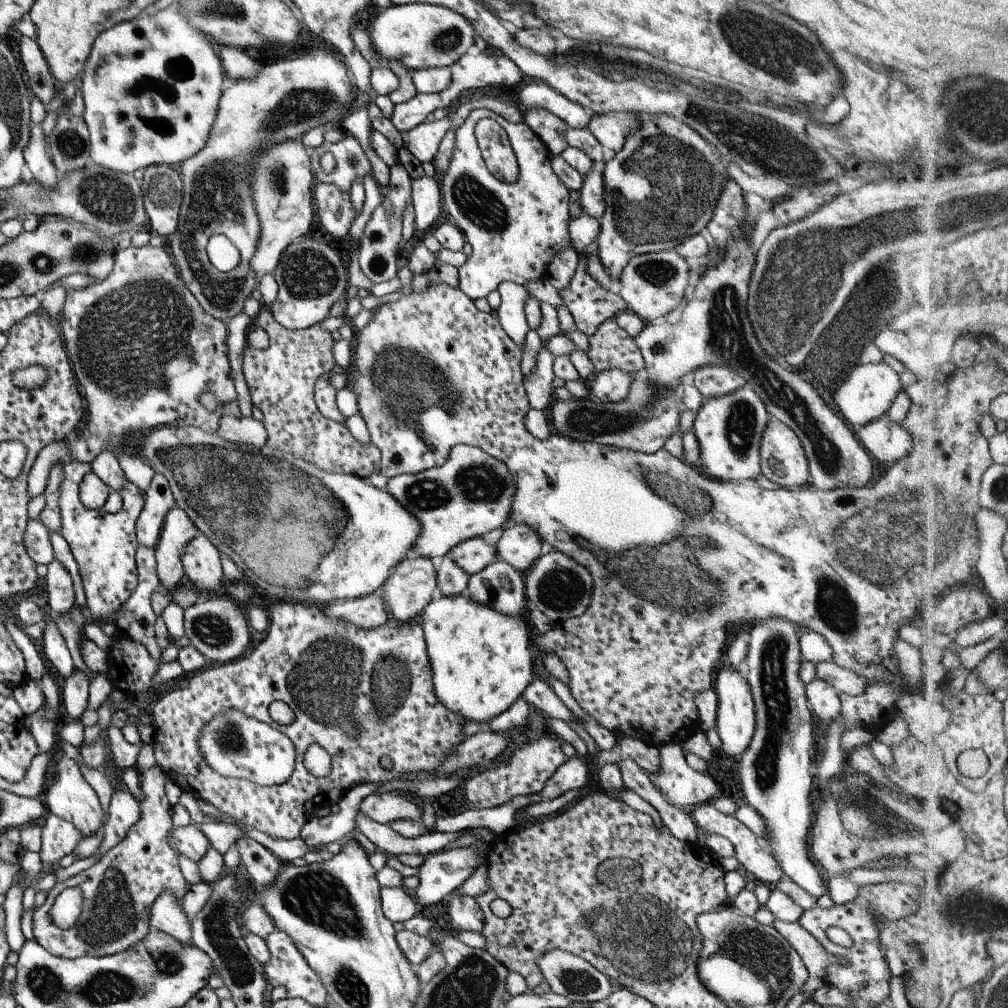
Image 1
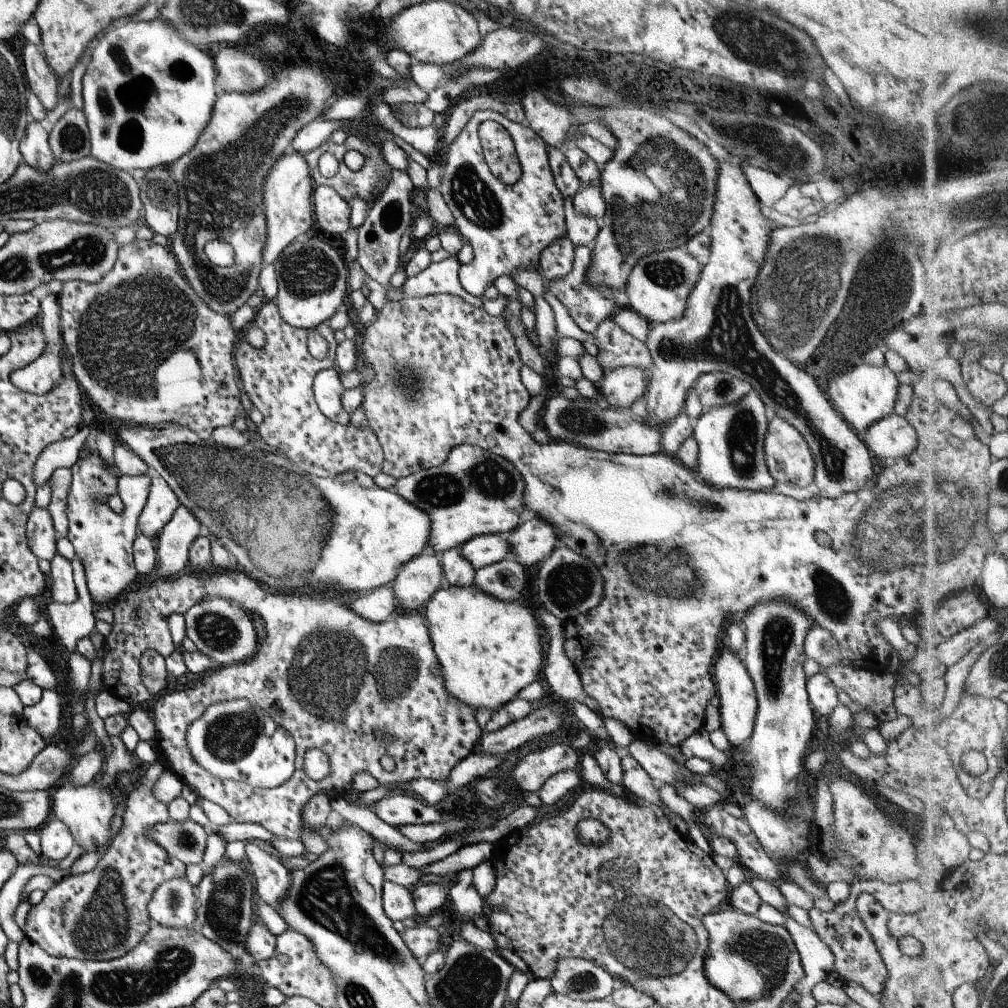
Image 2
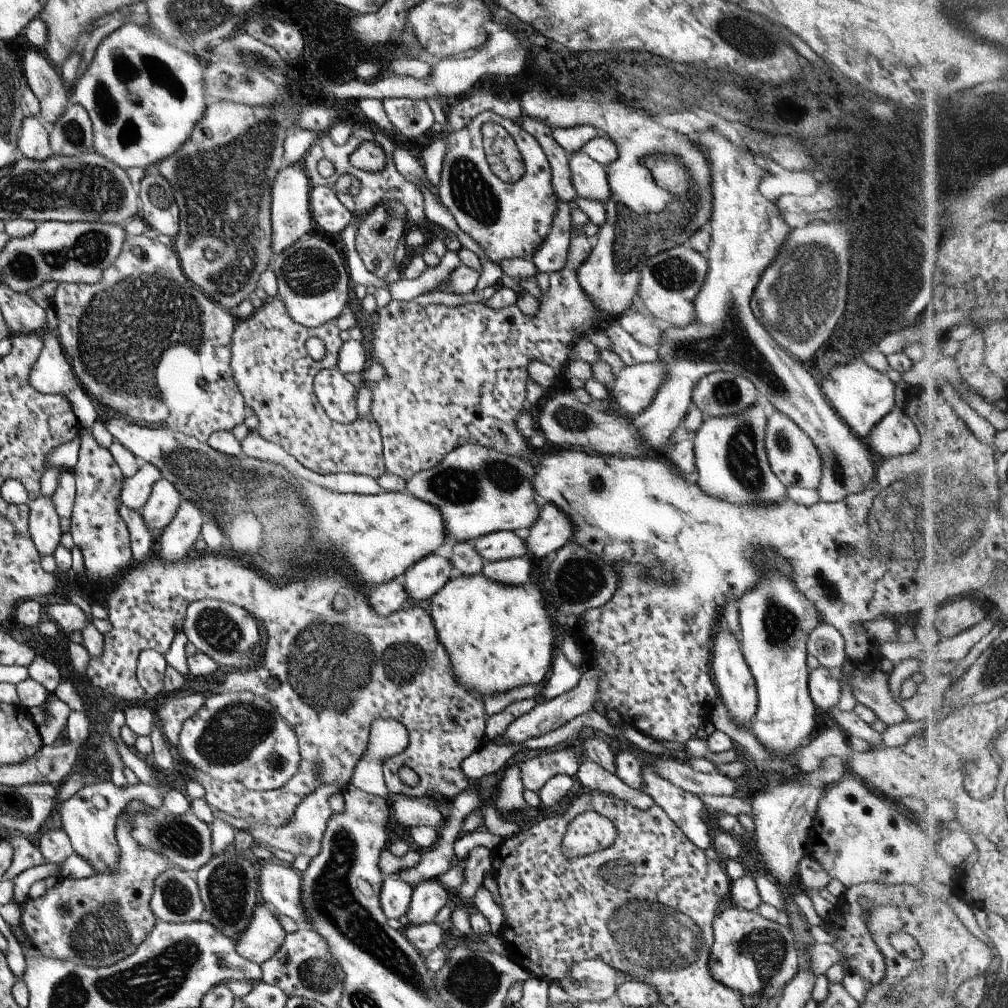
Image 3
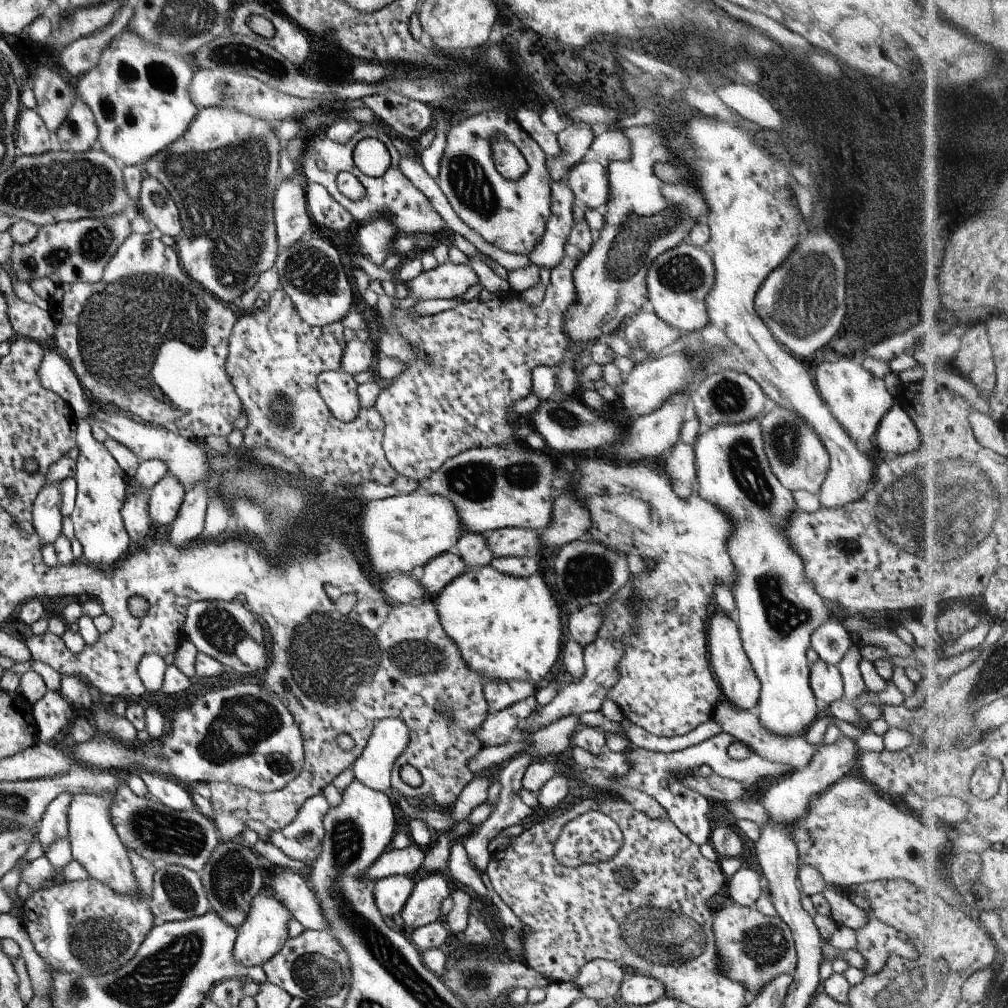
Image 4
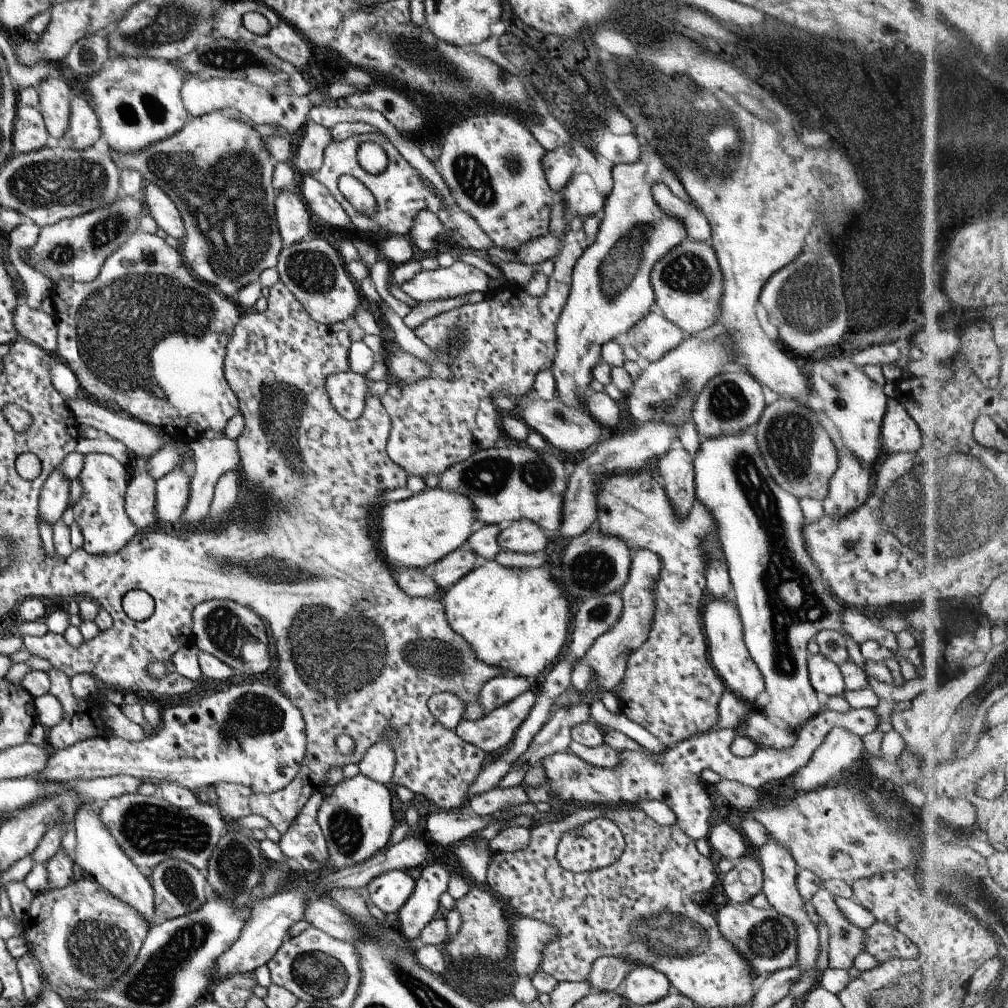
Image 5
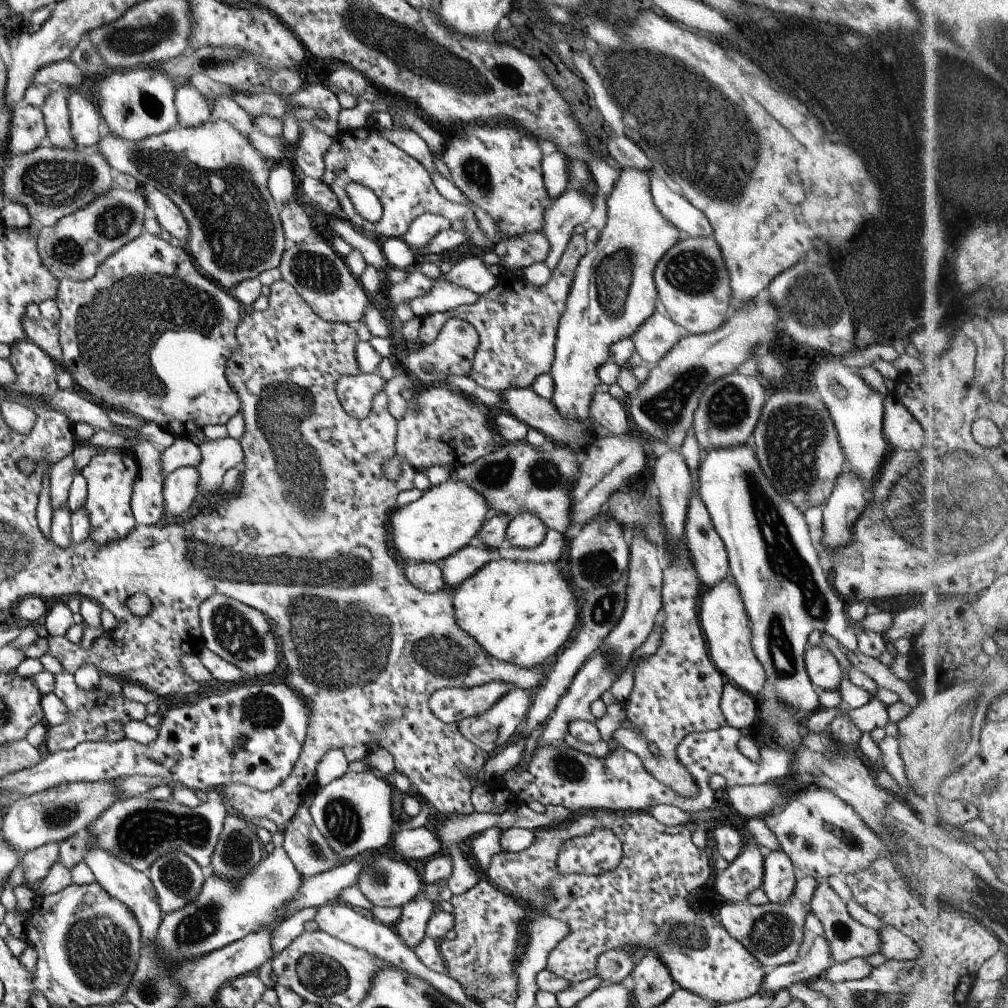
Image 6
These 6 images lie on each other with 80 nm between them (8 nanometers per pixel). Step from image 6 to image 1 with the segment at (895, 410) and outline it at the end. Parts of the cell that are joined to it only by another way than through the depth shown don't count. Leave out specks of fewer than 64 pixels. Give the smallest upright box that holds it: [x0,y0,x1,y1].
[854,416,912,467]

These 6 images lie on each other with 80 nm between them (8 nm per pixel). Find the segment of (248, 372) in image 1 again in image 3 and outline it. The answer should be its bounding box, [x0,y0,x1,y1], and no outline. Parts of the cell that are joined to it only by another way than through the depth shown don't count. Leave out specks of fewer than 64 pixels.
[229,295,385,481]

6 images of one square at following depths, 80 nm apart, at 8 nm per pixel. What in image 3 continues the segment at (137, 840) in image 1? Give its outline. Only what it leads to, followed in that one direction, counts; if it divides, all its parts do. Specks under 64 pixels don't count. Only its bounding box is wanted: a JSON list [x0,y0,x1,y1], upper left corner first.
[21,799,168,968]

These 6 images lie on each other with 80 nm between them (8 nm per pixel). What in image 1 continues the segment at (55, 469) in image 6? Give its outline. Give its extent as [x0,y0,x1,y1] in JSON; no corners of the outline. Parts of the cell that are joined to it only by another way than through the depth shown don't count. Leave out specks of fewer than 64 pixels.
[22,518,54,565]

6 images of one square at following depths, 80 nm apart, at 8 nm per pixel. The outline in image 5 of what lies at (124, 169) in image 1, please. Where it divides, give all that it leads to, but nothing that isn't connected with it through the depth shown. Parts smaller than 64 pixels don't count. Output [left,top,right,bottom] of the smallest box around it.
[85,54,189,154]

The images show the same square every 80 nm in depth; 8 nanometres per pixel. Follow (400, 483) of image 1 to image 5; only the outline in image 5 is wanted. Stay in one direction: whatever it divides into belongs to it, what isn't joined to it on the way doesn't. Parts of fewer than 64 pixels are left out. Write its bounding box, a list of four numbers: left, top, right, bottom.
[438,441,566,530]

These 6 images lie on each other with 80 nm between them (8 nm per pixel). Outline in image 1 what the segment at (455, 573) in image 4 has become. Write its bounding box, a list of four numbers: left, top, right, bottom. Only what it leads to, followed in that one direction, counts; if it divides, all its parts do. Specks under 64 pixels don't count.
[378,557,436,623]

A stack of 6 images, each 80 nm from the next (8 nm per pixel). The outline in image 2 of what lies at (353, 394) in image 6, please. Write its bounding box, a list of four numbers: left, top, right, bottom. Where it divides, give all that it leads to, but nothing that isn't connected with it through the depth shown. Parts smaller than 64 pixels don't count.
[312,367,350,425]

